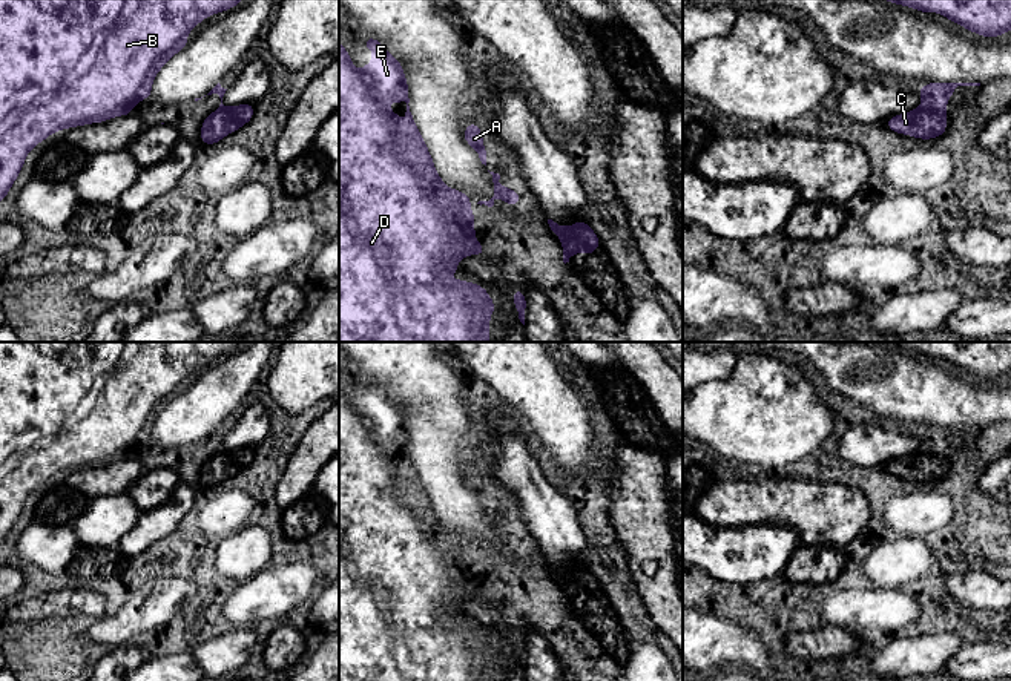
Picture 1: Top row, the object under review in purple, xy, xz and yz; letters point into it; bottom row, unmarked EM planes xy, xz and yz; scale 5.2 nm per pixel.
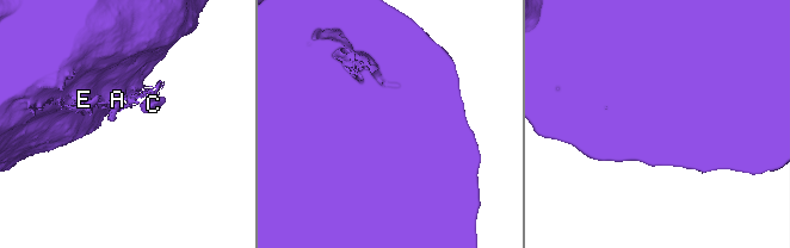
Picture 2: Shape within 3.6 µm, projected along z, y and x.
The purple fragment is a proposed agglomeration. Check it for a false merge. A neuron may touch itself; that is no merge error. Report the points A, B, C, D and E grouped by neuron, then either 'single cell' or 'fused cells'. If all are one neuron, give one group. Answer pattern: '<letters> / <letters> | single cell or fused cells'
A B D E / C | fused cells

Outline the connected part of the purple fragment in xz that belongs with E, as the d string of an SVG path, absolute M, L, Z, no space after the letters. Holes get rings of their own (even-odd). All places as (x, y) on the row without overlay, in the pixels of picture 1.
M367 377L364 393L374 394L374 403L364 410L362 416L353 406L339 383L339 681L489 681L489 658L494 658L494 646L486 633L477 627L456 624L457 606L465 598L486 600L485 592L474 581L474 558L466 551L476 546L460 534L448 532L439 521L431 498L419 479L419 472L410 456L410 442L405 417L399 403L391 400L385 390ZM387 445L405 445L405 474L397 469L399 459L385 451Z

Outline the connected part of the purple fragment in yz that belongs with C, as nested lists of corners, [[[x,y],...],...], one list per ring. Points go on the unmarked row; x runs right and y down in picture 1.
[[[914,452],[911,456],[890,460],[887,463],[887,472],[907,477],[914,482],[937,482],[947,475],[945,462],[931,452]]]

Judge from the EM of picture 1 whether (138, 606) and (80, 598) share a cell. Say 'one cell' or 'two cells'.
two cells

